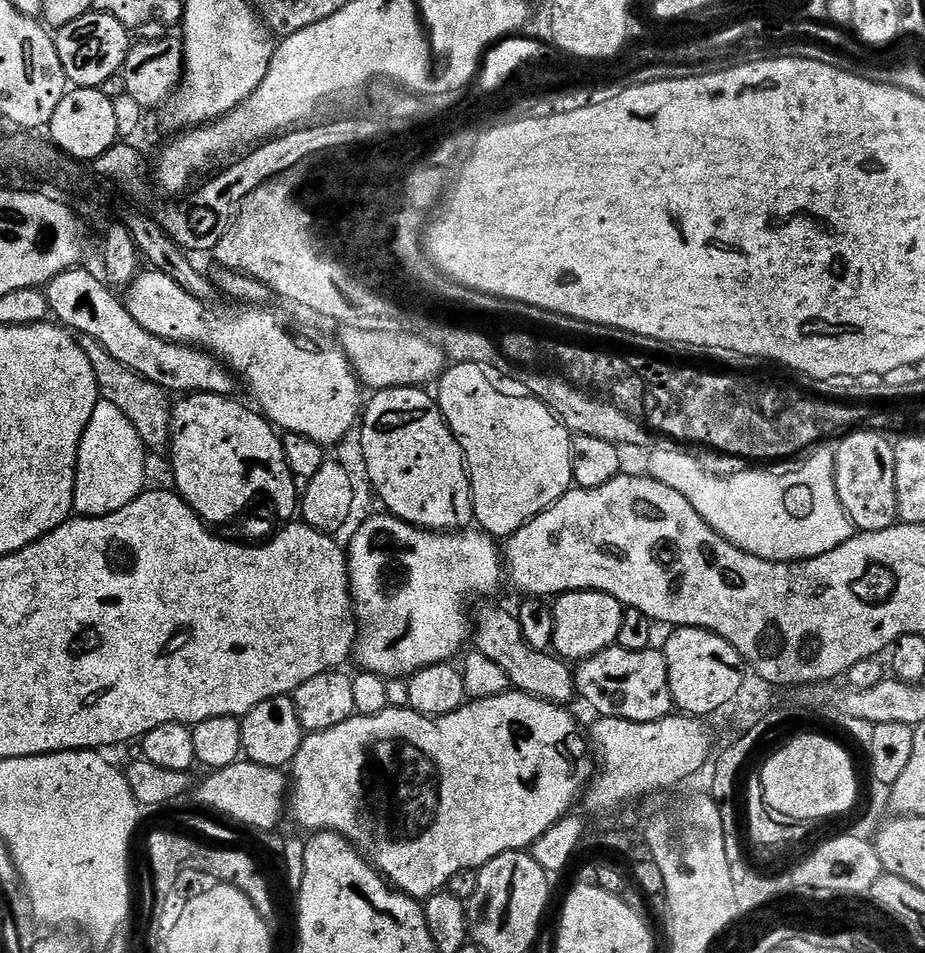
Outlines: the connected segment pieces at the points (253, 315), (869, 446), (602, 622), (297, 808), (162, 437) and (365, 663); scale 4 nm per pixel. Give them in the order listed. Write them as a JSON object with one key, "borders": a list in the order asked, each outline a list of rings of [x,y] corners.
{"borders":[[[[144,270],[137,275],[136,279],[128,285],[126,289],[126,303],[128,306],[128,312],[134,318],[134,322],[138,322],[138,326],[142,326],[146,330],[150,330],[150,334],[154,334],[158,338],[163,340],[171,340],[174,344],[190,344],[198,348],[204,349],[206,352],[211,352],[217,360],[224,361],[233,373],[241,381],[244,380],[248,383],[248,388],[252,391],[252,396],[257,400],[255,403],[258,405],[259,411],[263,413],[265,417],[277,429],[284,432],[293,432],[294,434],[302,434],[306,438],[310,438],[314,442],[325,446],[331,446],[331,444],[340,444],[348,436],[348,431],[355,429],[358,424],[358,417],[362,412],[362,400],[360,404],[360,392],[362,393],[362,385],[356,378],[356,372],[352,369],[352,363],[349,362],[348,357],[344,355],[343,348],[334,346],[324,336],[307,336],[300,328],[292,328],[292,320],[288,316],[283,316],[280,312],[275,312],[272,306],[241,306],[236,302],[228,302],[225,308],[212,308],[213,306],[209,301],[199,300],[194,298],[193,295],[188,294],[186,290],[182,290],[178,283],[174,282],[172,278],[162,272],[155,270]]],[[[852,430],[843,437],[840,445],[835,445],[836,489],[838,498],[852,519],[853,525],[861,532],[881,532],[897,523],[898,494],[896,493],[896,449],[887,435],[875,430]]],[[[564,592],[555,597],[554,638],[552,648],[555,655],[568,662],[579,662],[613,647],[618,638],[618,629],[622,627],[624,605],[605,592]]],[[[509,690],[496,697],[469,699],[459,710],[445,716],[423,716],[409,707],[388,707],[382,714],[373,716],[351,716],[349,720],[330,730],[305,735],[298,754],[290,765],[290,820],[292,816],[293,822],[298,827],[305,828],[305,833],[308,834],[337,832],[346,837],[393,888],[406,896],[427,898],[447,889],[448,883],[458,871],[479,870],[498,858],[498,854],[531,849],[534,841],[542,838],[542,834],[546,834],[546,830],[550,830],[554,822],[575,809],[572,807],[583,797],[586,785],[593,775],[594,760],[590,755],[590,744],[585,733],[584,736],[580,733],[575,718],[568,711],[567,707],[559,704],[539,700],[525,692]]],[[[79,334],[78,339],[86,358],[90,358],[90,366],[94,366],[94,378],[98,382],[98,390],[103,399],[114,402],[126,418],[134,425],[134,430],[138,430],[138,438],[142,438],[144,447],[149,450],[155,448],[169,447],[172,439],[172,410],[173,401],[165,389],[159,388],[154,382],[142,378],[134,370],[122,366],[98,338],[90,338],[90,334]]],[[[391,514],[384,516],[372,516],[356,533],[352,536],[352,541],[346,544],[348,553],[348,580],[352,586],[354,597],[354,611],[358,621],[358,631],[356,633],[356,646],[354,649],[355,663],[360,663],[359,667],[366,672],[376,672],[379,676],[385,678],[411,677],[412,673],[419,672],[420,669],[431,664],[447,664],[453,658],[459,657],[465,651],[464,643],[469,643],[473,635],[474,628],[470,623],[470,604],[468,608],[468,599],[471,596],[480,596],[476,598],[492,598],[500,588],[500,583],[506,580],[506,564],[502,559],[501,549],[496,549],[497,541],[493,537],[485,534],[483,531],[475,530],[457,530],[451,534],[443,532],[430,532],[423,528],[416,528],[412,524],[407,524],[404,520]]]]}

